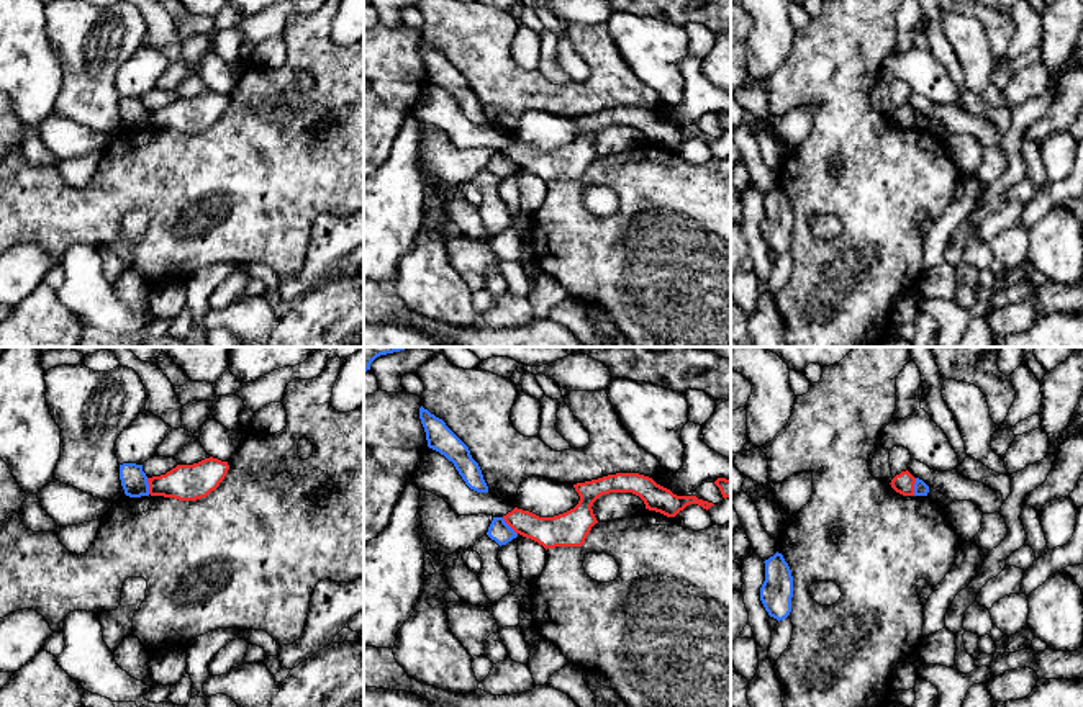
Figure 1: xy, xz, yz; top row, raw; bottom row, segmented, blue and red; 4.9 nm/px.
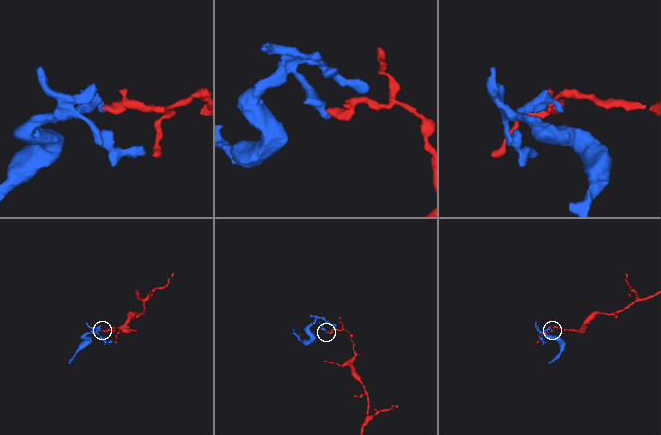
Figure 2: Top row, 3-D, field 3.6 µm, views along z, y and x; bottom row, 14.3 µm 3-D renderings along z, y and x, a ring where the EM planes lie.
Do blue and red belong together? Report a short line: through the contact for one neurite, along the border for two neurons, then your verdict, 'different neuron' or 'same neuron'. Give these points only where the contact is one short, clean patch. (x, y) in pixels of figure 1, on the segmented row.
line yz (916, 478), (913, 495); different neuron

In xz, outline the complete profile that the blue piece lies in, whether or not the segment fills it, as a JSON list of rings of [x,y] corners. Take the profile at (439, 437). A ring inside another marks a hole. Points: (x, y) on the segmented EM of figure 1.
[[[423,406],[419,408],[419,419],[426,432],[428,447],[452,462],[470,489],[488,493],[482,470],[472,458],[469,447],[446,426],[446,422]]]

